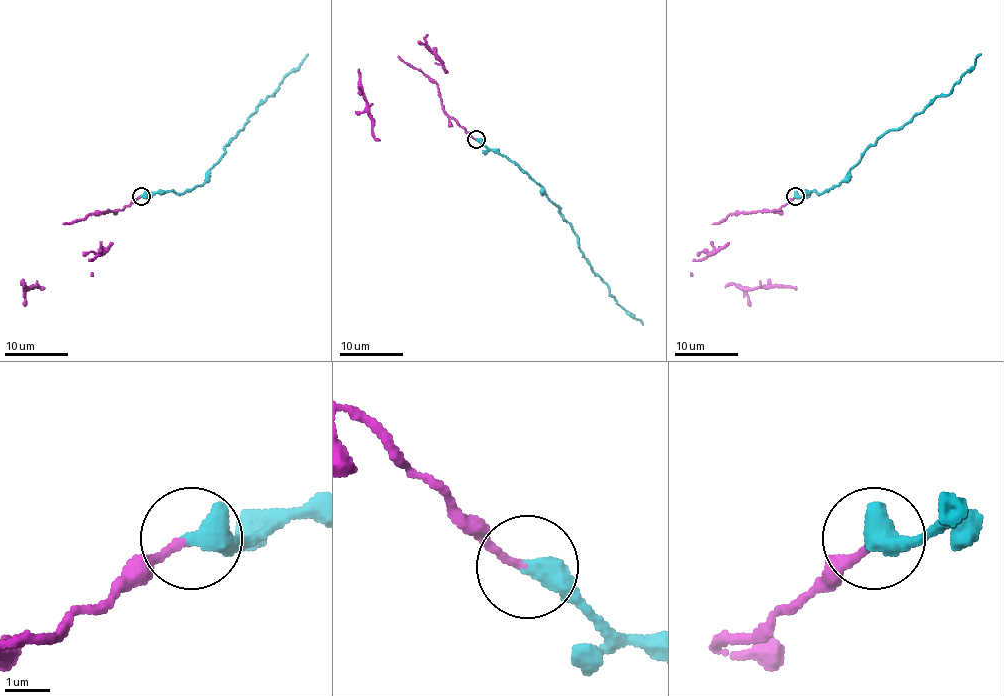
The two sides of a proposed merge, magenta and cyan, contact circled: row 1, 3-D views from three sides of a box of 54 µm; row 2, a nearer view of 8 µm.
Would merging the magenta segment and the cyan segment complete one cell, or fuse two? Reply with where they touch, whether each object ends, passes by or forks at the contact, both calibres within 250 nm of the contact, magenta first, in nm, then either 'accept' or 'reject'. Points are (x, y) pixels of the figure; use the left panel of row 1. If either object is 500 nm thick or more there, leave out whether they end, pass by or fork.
at (141, 196); 150 nm thick on the magenta side, 550 nm on the other; reject

